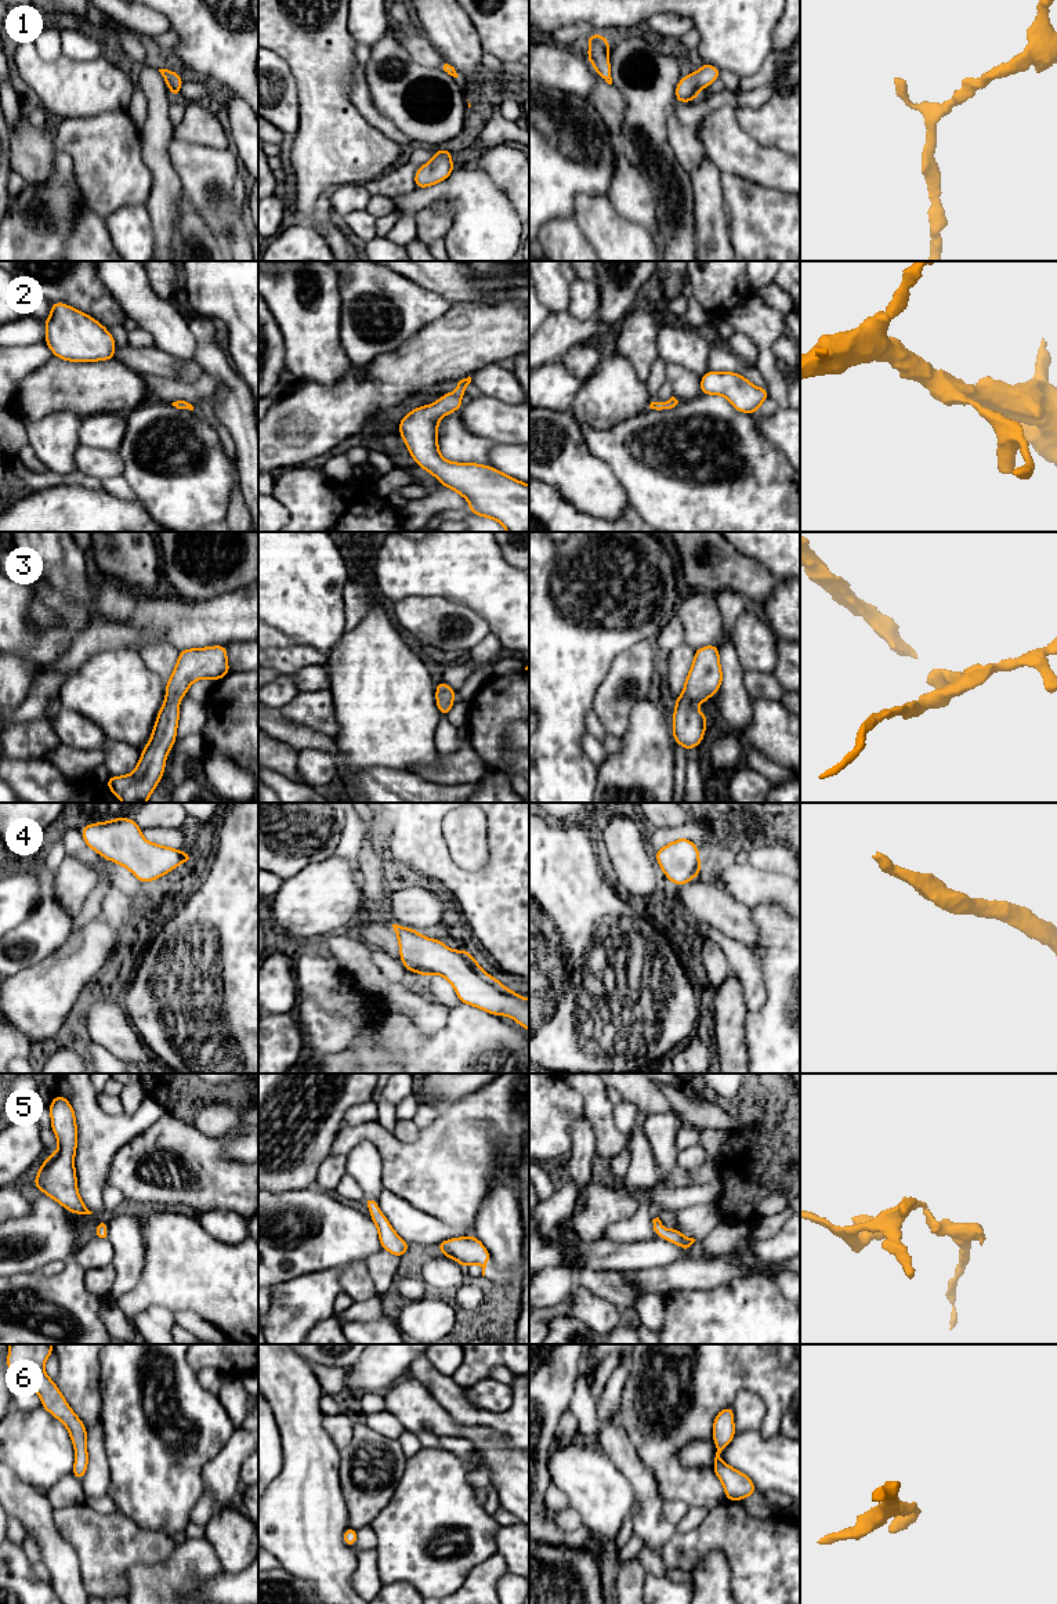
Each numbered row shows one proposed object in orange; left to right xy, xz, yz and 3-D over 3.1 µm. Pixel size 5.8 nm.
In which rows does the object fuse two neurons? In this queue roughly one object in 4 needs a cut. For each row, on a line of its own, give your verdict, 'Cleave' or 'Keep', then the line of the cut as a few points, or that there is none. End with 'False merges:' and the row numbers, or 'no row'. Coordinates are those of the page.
1: Keep. No split
2: Keep. No split
3: Keep. No split
4: Keep. No split
5: Keep. No split
6: Keep. No split
False merges: no row

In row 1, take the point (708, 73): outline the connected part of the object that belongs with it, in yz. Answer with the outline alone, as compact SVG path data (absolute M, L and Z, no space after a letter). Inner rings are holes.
M703 64L698 72L691 72L681 77L676 87L676 101L689 102L696 99L701 90L718 80L720 69L717 66Z

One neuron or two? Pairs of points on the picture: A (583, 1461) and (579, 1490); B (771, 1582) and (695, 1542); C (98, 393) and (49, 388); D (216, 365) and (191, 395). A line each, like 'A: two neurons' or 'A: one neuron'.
A: one neuron
B: one neuron
C: one neuron
D: two neurons

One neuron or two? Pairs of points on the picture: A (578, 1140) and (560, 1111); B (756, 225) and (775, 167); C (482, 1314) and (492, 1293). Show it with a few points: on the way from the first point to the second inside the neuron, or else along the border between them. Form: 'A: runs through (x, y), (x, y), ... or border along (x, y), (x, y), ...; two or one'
A: border along (582, 1115), (571, 1126), (571, 1152), (567, 1158); two
B: border along (738, 176), (785, 192); two
C: runs through (488, 1309), (492, 1304), (492, 1299); one

